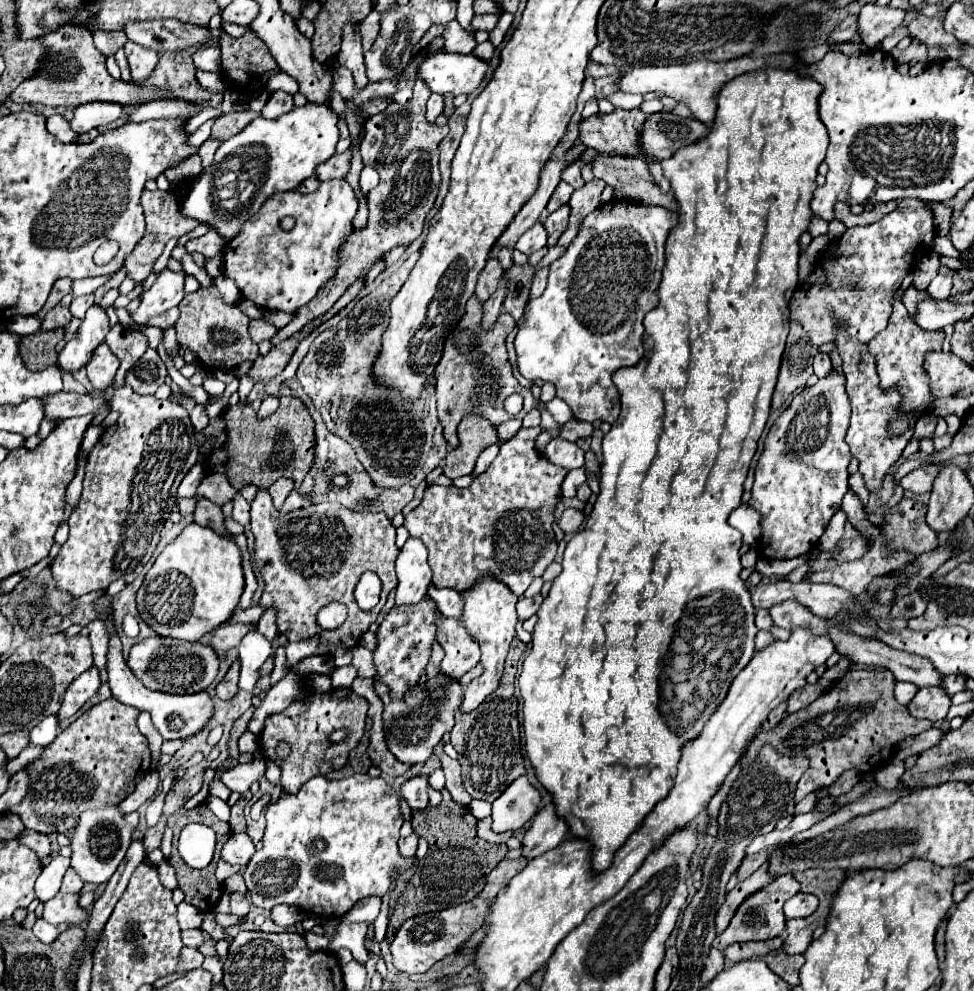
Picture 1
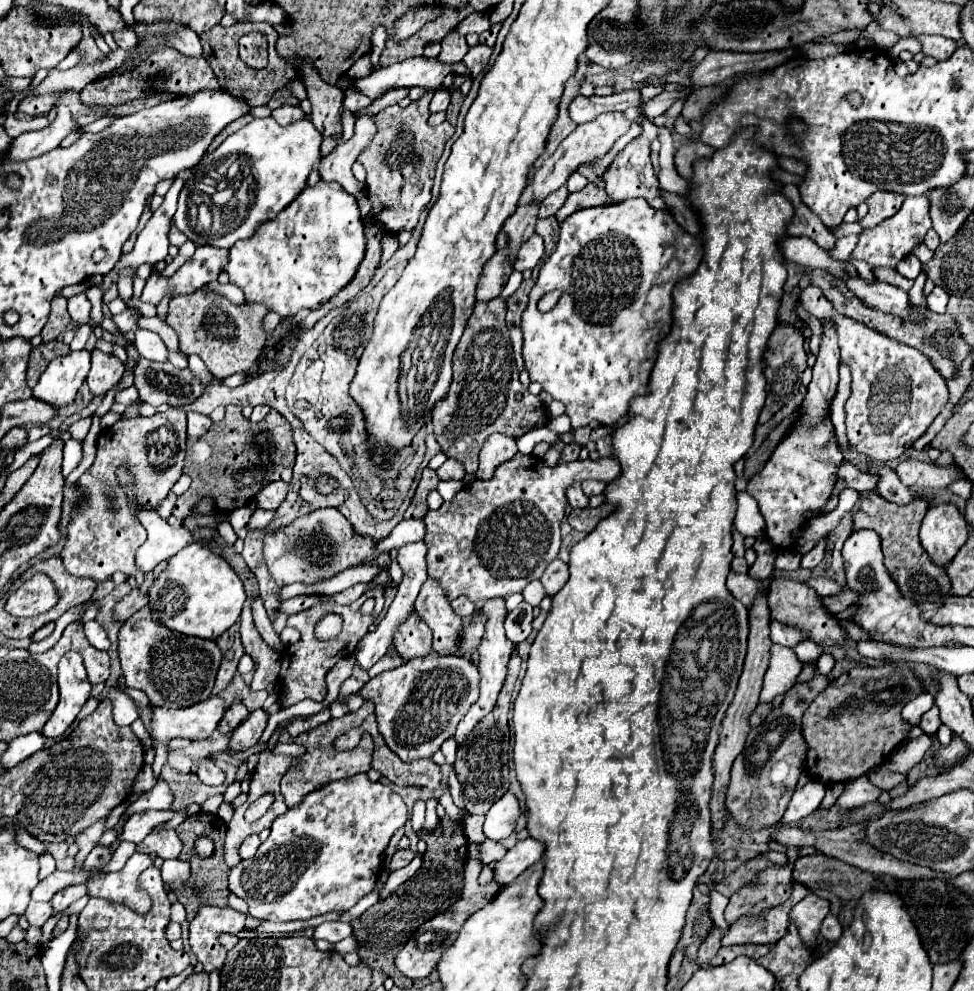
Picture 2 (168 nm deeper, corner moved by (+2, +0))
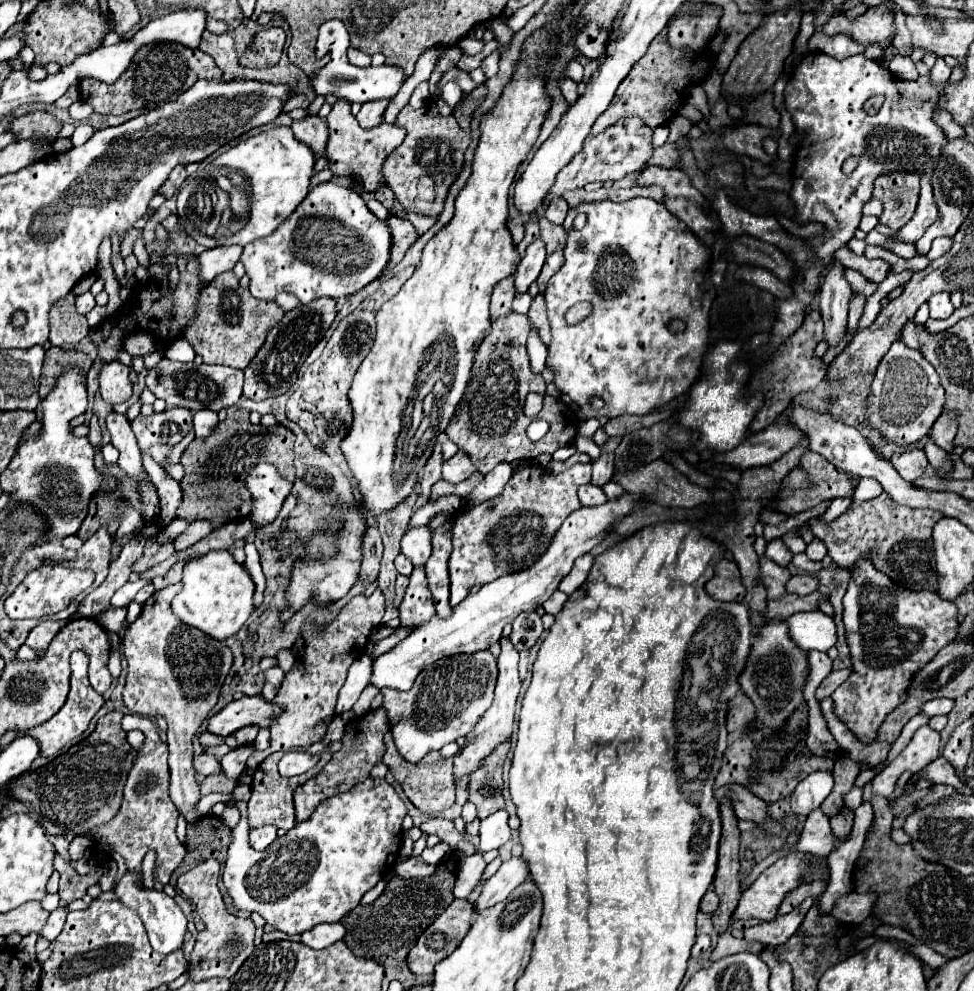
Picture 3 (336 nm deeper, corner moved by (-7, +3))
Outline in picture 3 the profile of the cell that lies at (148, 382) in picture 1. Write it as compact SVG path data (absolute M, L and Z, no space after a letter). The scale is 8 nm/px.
M162 359L154 369L146 375L146 387L168 403L168 407L186 407L190 411L200 409L228 409L242 395L242 371L226 365L194 365L194 363L176 363L170 359Z

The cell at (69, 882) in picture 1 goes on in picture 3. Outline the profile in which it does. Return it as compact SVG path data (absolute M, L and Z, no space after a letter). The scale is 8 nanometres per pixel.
M58 907L58 909L54 909L54 911L50 913L50 917L48 917L44 929L40 931L40 935L46 937L48 941L54 941L54 939L60 935L62 927L64 927L66 915L68 915L68 909L66 909L66 907Z

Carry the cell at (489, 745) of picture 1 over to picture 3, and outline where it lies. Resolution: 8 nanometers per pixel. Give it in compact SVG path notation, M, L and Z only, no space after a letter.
M510 739L500 743L494 753L490 753L482 765L470 775L470 801L478 809L478 817L484 819L494 811L504 807L502 795L502 765L510 751Z

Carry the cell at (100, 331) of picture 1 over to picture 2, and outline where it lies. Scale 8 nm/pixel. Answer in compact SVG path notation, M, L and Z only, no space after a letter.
M87 350L55 358L35 384L33 398L51 404L57 410L73 404L81 384L87 378L89 366L91 366L91 354Z

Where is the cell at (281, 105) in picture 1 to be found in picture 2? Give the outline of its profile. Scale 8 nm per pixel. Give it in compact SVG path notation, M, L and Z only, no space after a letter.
M281 106L281 108L277 108L277 110L273 110L273 118L281 124L281 126L289 126L291 122L297 122L297 120L301 120L301 118L305 118L305 114L303 114L303 110L299 108L299 106Z

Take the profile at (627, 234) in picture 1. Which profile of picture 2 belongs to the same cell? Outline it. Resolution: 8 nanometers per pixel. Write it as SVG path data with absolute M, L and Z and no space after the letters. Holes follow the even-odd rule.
M643 198L577 210L561 222L557 248L541 266L521 328L525 338L523 360L531 382L539 382L545 392L567 406L565 414L571 418L573 428L587 426L591 420L615 426L627 414L631 398L649 394L647 384L657 346L669 334L673 322L673 288L693 276L701 260L701 238L691 238L669 212L653 210ZM557 288L563 290L559 304L547 314L539 312L537 302L541 296Z

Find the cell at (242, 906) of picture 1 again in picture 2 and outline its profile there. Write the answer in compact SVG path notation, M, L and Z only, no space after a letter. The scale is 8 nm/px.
M199 906L197 916L189 924L189 946L207 974L221 970L227 956L227 948L217 942L217 938L225 932L239 934L245 928L245 918L245 914L239 914L233 908Z

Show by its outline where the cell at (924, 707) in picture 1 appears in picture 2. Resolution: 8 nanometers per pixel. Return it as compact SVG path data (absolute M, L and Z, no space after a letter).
M933 706L923 718L921 718L921 730L925 732L925 734L935 734L937 732L937 728L941 726L941 720L939 720L939 710L937 710L937 706Z

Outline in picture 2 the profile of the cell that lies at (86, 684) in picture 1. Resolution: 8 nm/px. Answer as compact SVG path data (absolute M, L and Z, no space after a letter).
M77 652L65 654L59 662L59 692L59 704L41 730L41 734L51 740L65 736L91 694L91 682L87 680L83 658Z

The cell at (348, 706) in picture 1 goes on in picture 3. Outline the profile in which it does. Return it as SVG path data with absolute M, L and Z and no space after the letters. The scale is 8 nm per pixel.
M378 707L374 711L368 711L362 717L352 719L342 737L342 749L332 755L332 759L326 763L326 767L314 775L310 781L300 785L294 791L294 805L296 805L296 821L306 821L314 809L318 807L320 801L328 799L330 795L350 791L356 783L362 783L370 777L370 769L382 761L384 755L384 733L388 731L388 719L386 719L386 709Z

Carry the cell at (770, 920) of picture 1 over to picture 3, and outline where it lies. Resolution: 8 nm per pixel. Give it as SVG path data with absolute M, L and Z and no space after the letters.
M808 897L802 901L800 907L796 907L794 911L786 913L786 915L780 915L778 919L774 921L768 921L768 923L760 923L756 927L750 927L744 931L744 939L748 941L760 941L764 945L770 945L770 947L778 947L782 943L786 943L794 933L796 929L800 927L806 911L814 905L814 899Z

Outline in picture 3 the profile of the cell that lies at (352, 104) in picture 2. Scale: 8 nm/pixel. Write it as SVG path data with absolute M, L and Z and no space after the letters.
M378 99L378 101L368 101L368 103L364 103L362 109L360 109L360 113L356 115L358 123L360 123L362 127L366 127L366 129L380 125L380 123L382 123L382 113L384 113L386 105L388 105L386 99Z

